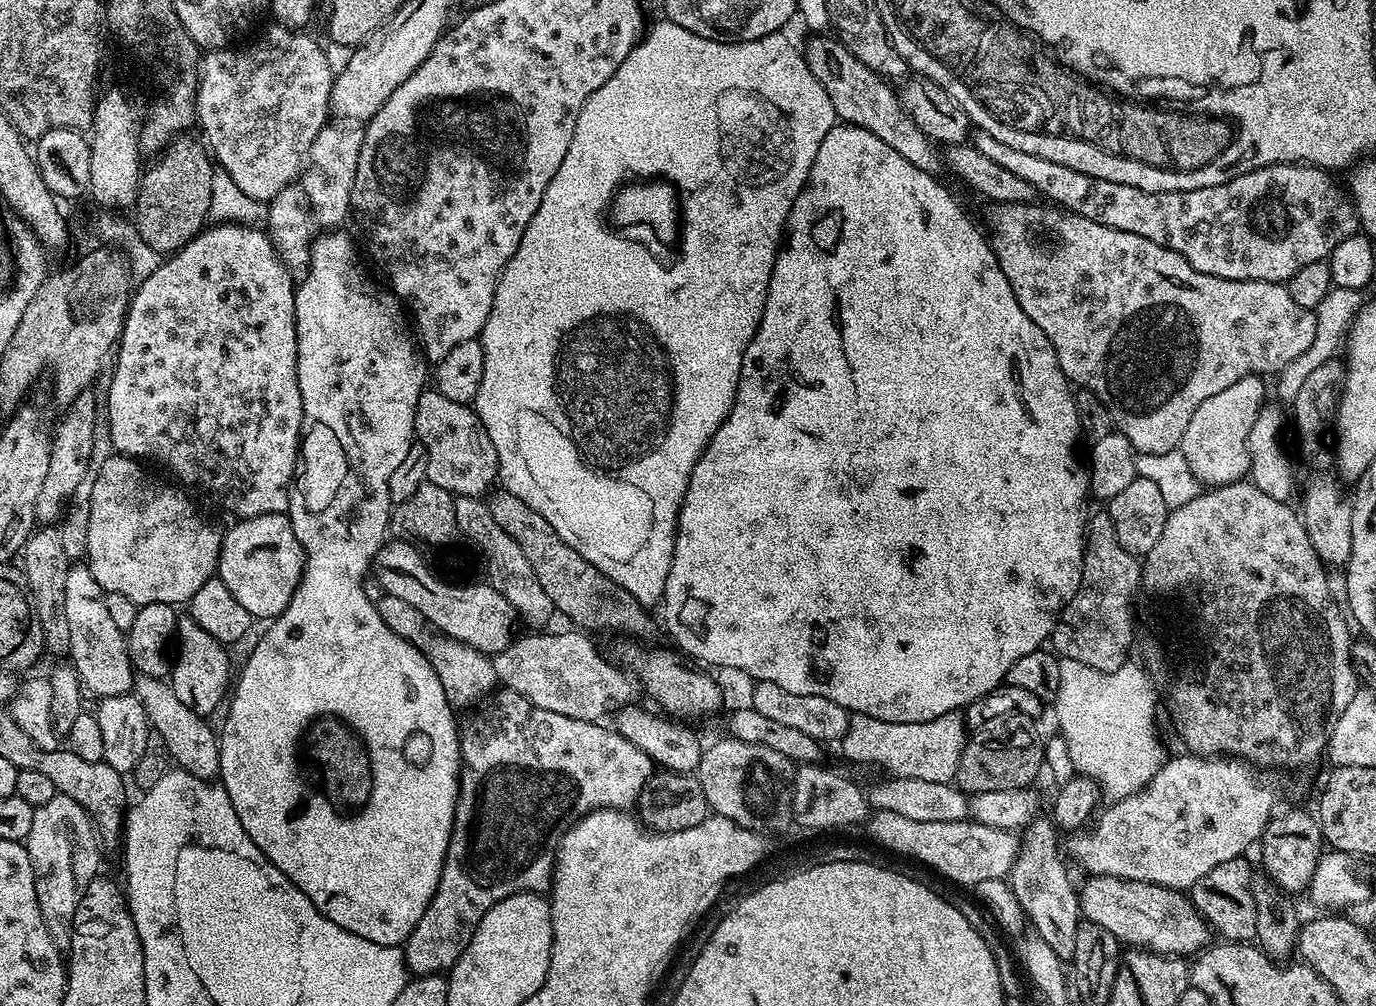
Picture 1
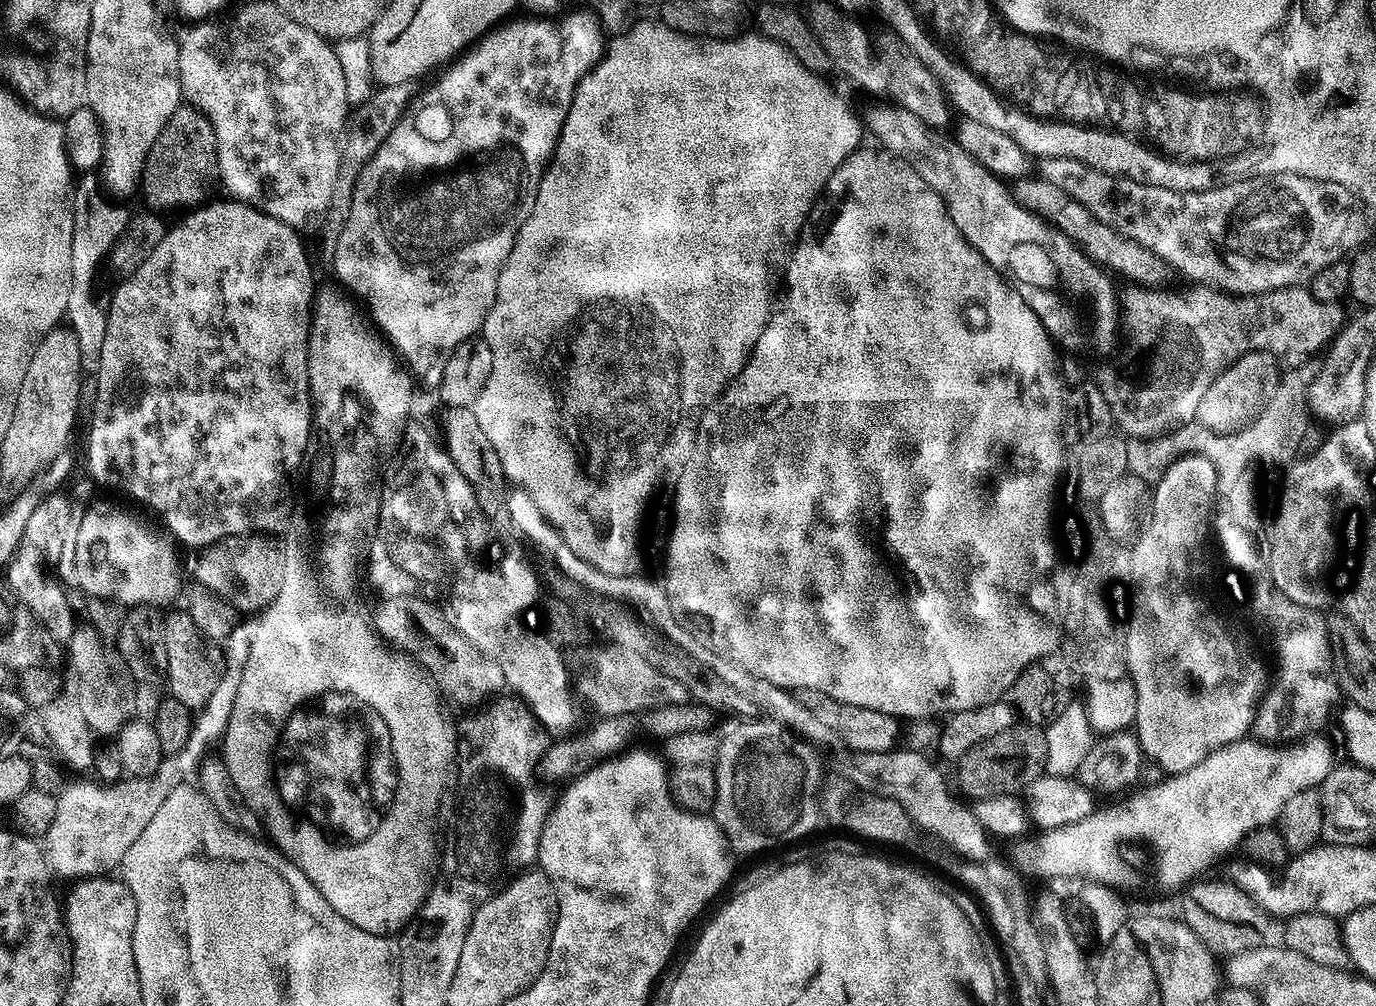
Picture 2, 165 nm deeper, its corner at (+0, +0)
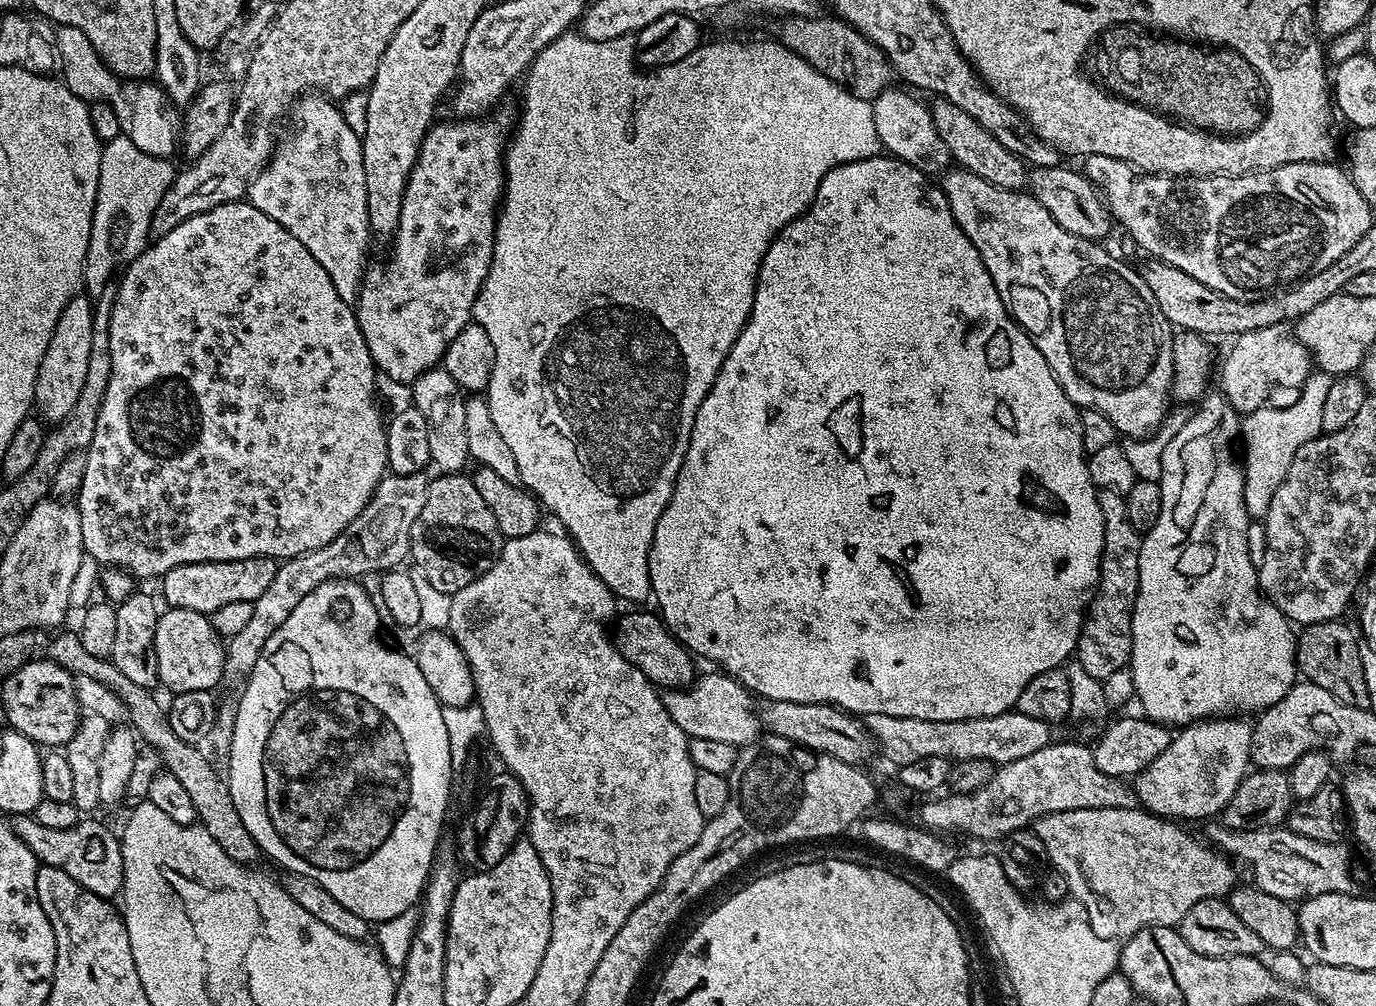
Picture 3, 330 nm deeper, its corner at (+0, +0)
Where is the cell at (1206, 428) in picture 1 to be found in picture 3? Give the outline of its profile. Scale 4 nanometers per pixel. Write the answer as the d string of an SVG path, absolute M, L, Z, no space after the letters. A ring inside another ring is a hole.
M1277 326L1274 328L1263 328L1262 330L1250 330L1246 334L1242 334L1241 336L1235 337L1231 341L1232 349L1228 352L1228 357L1224 360L1224 365L1219 365L1218 368L1218 376L1220 372L1220 384L1218 384L1219 389L1224 393L1224 397L1228 399L1230 402L1230 406L1234 406L1234 410L1237 414L1247 414L1253 412L1254 410L1258 410L1259 408L1265 407L1271 401L1273 405L1280 406L1291 404L1293 400L1296 400L1300 396L1300 389L1304 387L1304 383L1308 380L1308 377L1312 375L1314 371L1314 357L1311 352L1308 351L1306 346L1302 346L1302 342L1297 340L1295 335L1287 327Z

